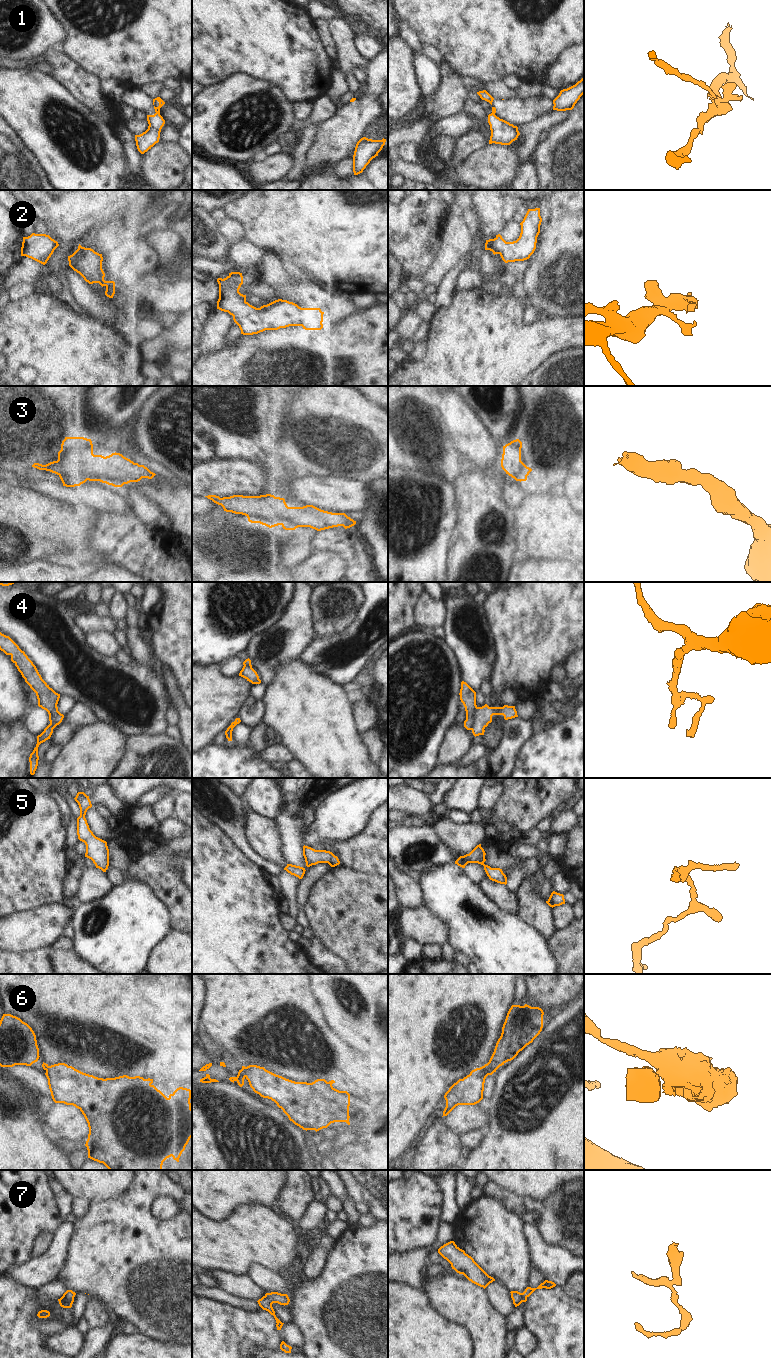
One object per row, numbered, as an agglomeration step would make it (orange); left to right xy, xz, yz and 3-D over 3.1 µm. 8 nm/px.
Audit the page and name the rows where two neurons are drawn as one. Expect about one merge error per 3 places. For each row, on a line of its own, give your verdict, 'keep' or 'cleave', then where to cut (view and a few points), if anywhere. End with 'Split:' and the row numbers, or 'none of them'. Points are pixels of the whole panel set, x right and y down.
1: cleave; cut in xy along (156, 112), (159, 114)
2: keep; no cut
3: keep; no cut
4: cleave; cut in yz along (477, 707), (475, 721), (471, 729)
5: keep; no cut
6: cleave; cut in yz along (483, 1066), (490, 1074)
7: keep; no cut
Split: 1, 4, 6

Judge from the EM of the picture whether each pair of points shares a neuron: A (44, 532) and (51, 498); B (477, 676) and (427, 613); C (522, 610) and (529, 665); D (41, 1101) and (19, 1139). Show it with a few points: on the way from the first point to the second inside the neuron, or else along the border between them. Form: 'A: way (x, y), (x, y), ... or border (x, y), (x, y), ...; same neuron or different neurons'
A: way (44, 524), (51, 517), (51, 506); same neuron
B: border (445, 603), (445, 624), (443, 626); different neurons
C: way (529, 624), (529, 651); same neuron
D: border (23, 1090), (33, 1101), (37, 1119), (44, 1128); different neurons

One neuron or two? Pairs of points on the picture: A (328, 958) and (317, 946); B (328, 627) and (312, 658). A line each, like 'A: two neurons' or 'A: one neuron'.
A: one neuron
B: two neurons

